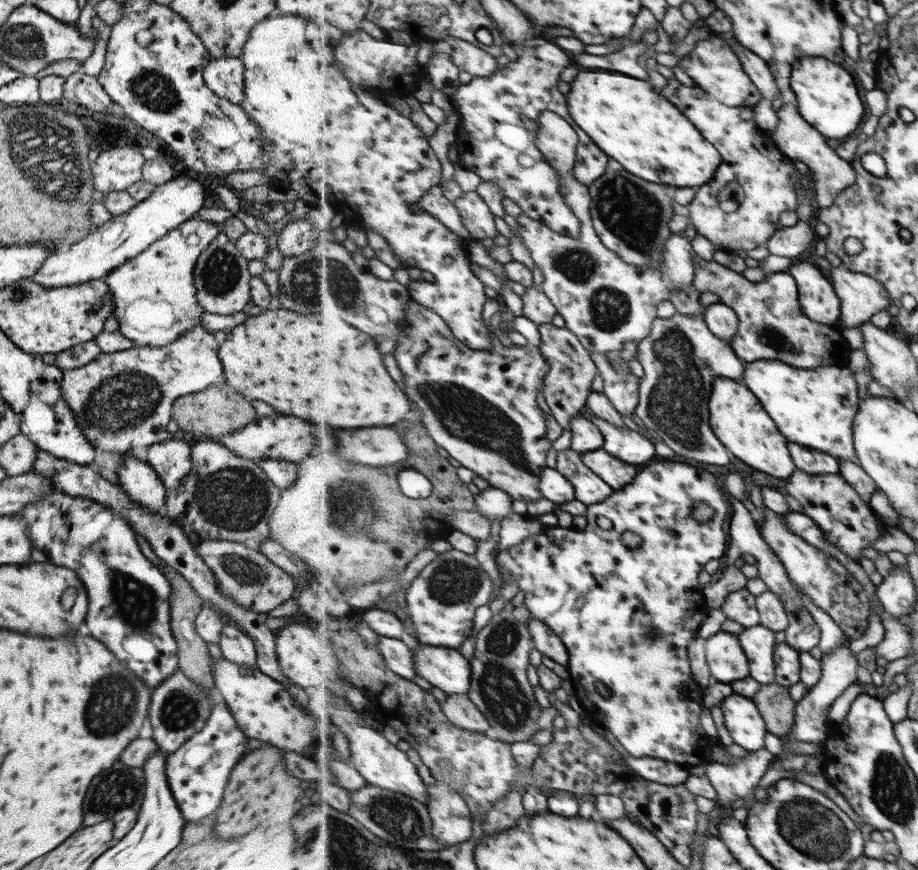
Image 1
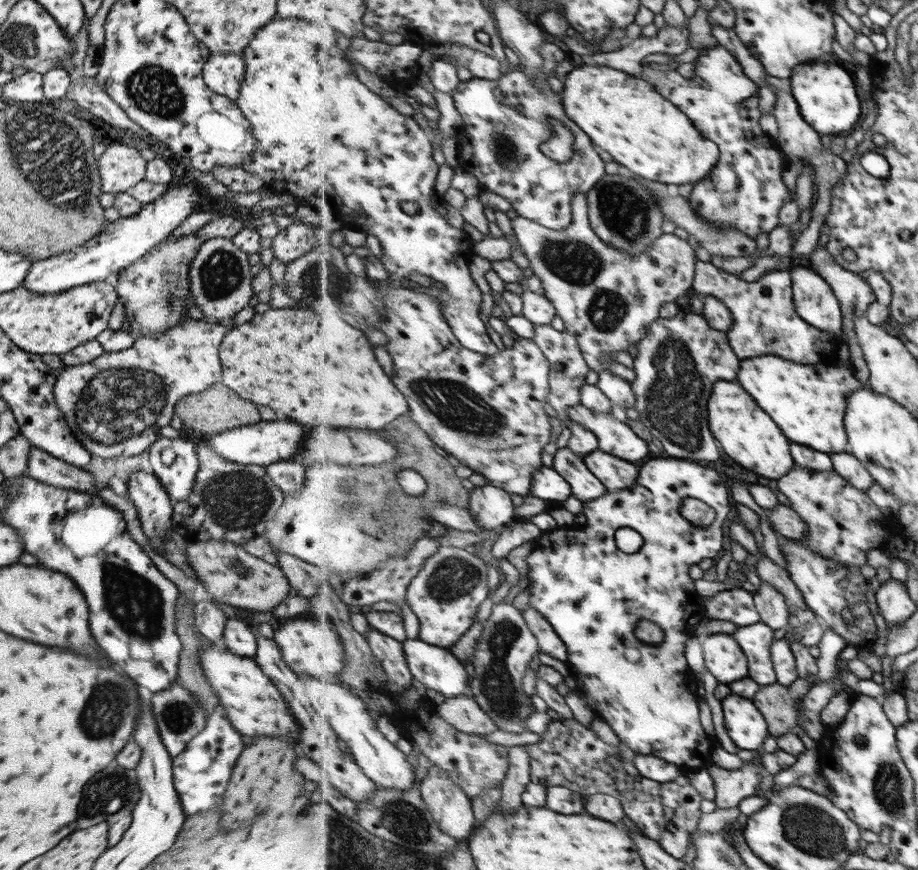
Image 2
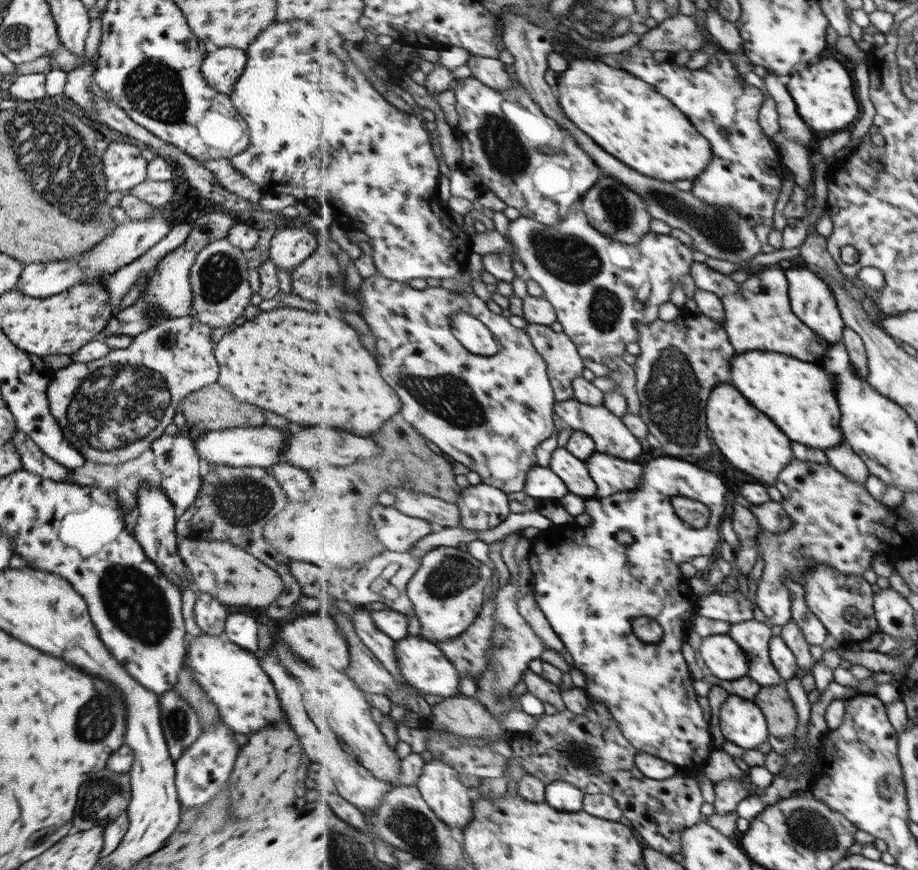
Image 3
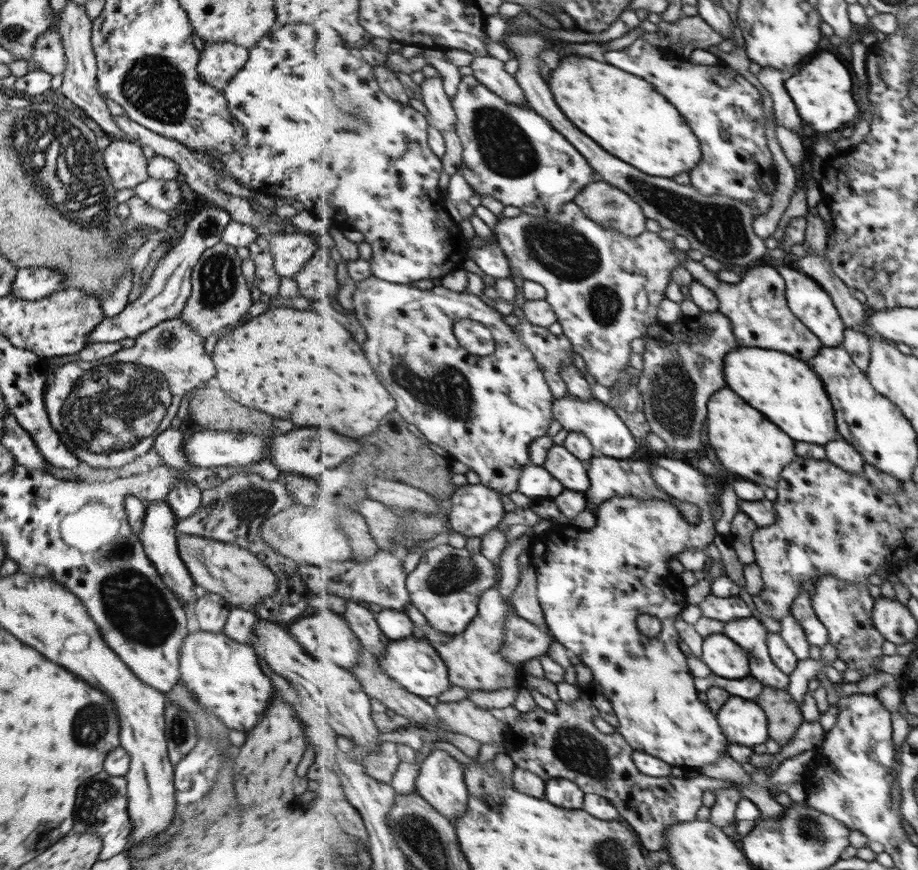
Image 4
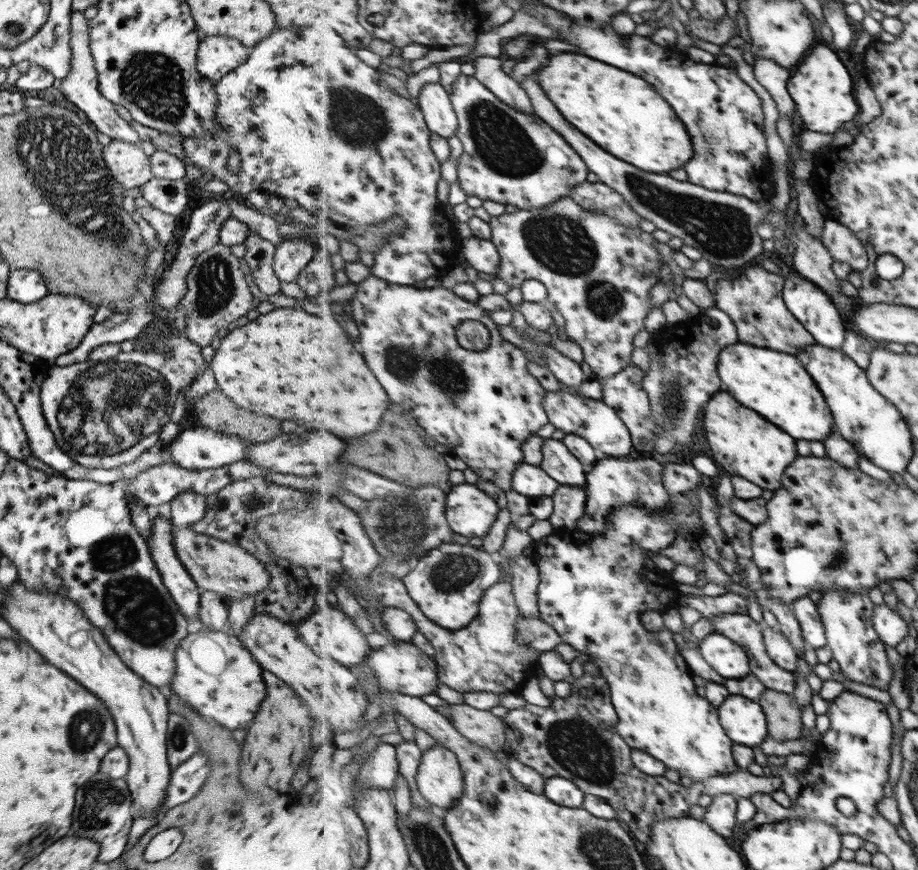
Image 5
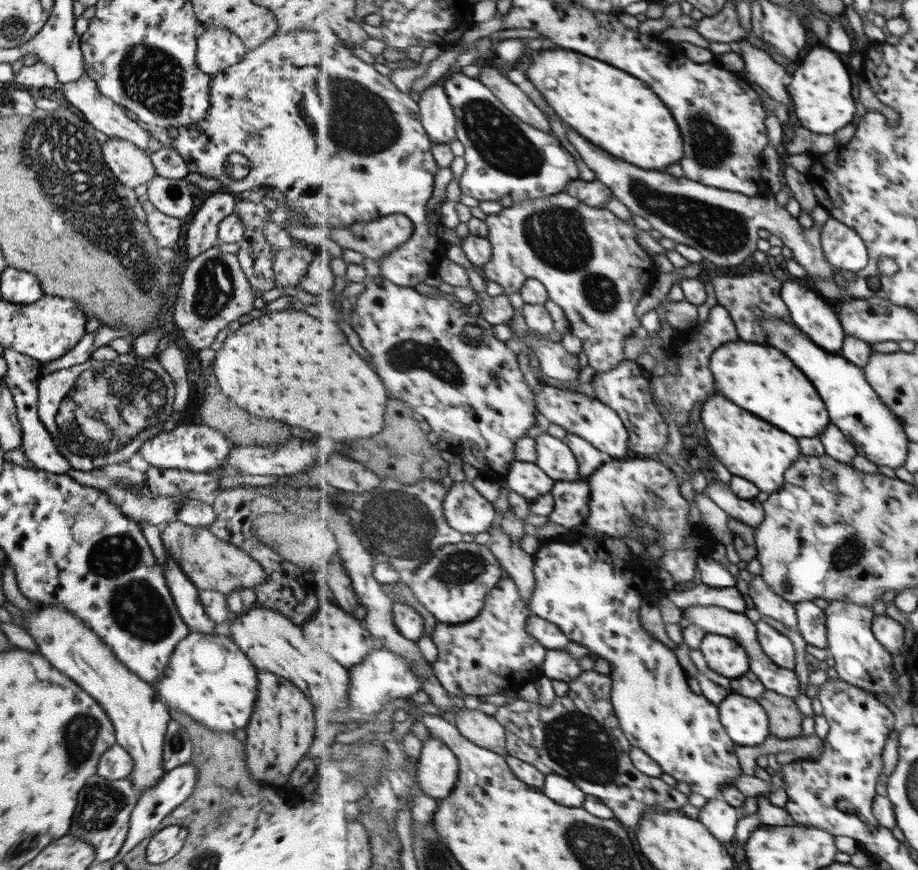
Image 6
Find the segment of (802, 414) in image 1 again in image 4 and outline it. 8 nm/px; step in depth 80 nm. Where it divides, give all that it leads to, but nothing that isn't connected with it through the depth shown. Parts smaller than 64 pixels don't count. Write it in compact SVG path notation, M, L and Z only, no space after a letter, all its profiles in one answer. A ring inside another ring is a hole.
M755 346L738 347L726 356L727 382L753 408L759 408L769 420L775 420L789 436L799 442L813 442L825 446L837 438L835 408L825 390L823 380L803 360L778 350Z

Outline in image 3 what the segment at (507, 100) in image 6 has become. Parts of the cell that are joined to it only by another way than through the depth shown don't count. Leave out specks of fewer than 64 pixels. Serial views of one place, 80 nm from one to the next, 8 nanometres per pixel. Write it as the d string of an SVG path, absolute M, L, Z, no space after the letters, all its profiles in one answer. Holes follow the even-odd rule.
M471 54L467 66L474 78L499 91L506 91L517 84L517 79L509 75L501 60Z

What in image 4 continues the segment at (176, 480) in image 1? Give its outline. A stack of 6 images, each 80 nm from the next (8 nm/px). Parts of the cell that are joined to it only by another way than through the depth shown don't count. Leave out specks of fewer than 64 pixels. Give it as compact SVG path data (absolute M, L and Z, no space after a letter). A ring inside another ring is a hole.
M165 429L155 437L153 448L161 456L163 465L174 468L175 471L189 471L192 466L188 463L184 452L184 439L177 429ZM177 480L165 498L176 522L190 517L201 504L200 491L191 480Z

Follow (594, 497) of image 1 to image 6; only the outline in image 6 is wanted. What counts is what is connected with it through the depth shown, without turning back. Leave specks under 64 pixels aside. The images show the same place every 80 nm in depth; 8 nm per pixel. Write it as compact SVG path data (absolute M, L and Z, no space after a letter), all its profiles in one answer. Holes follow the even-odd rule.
M545 432L535 440L538 452L536 463L551 479L556 482L582 480L579 461L563 439L557 439Z

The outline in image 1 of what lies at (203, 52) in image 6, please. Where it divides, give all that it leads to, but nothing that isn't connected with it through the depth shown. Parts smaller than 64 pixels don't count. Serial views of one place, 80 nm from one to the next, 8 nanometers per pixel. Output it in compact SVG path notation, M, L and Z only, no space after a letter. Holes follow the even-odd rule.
M238 57L213 59L203 68L202 79L215 96L239 105L244 95L243 70Z

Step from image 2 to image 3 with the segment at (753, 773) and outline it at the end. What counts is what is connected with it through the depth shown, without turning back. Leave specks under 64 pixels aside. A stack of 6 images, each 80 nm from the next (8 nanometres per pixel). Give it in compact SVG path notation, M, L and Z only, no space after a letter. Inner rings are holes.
M748 772L747 773L747 777L745 777L744 779L738 779L738 778L726 778L725 780L720 780L717 781L713 788L715 790L715 801L713 802L714 808L715 808L715 812L717 814L729 814L729 812L733 812L733 810L737 811L738 810L738 804L745 798L748 797L750 795L749 793L749 783L751 783L751 780L748 777Z

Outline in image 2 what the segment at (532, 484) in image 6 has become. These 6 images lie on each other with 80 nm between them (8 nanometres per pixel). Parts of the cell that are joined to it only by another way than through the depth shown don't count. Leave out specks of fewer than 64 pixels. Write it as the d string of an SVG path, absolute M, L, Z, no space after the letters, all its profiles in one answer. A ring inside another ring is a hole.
M543 465L534 475L531 494L543 501L567 501L573 495L571 484L553 467Z

